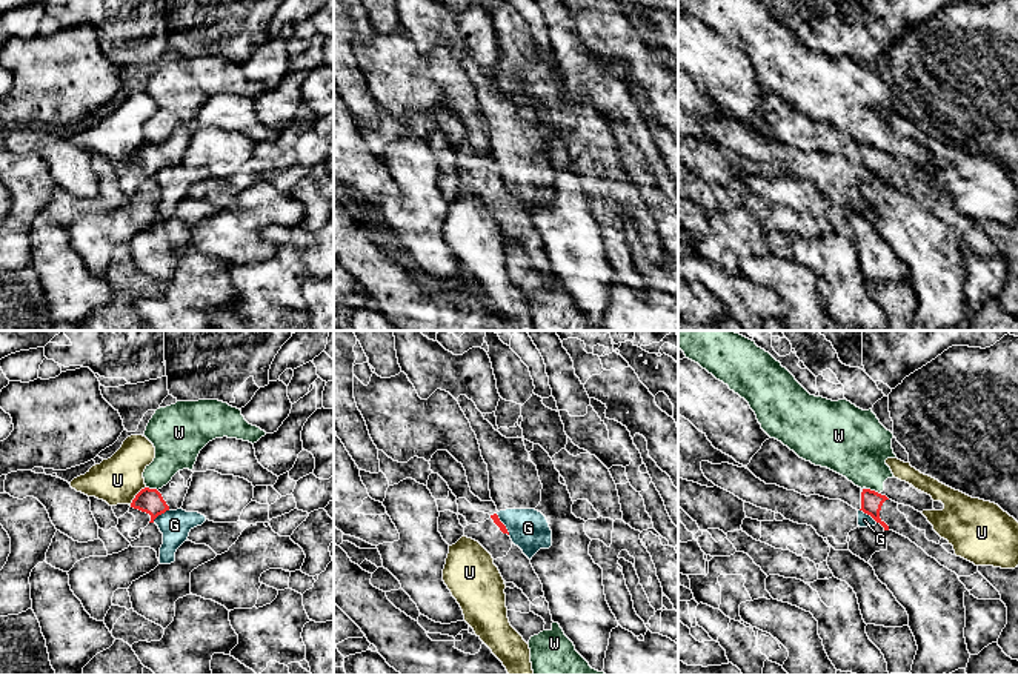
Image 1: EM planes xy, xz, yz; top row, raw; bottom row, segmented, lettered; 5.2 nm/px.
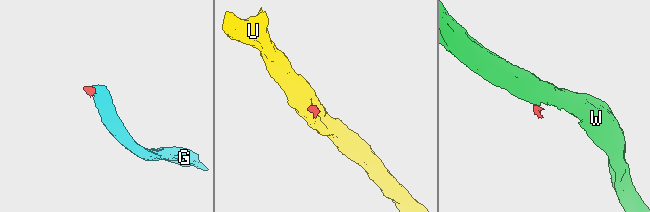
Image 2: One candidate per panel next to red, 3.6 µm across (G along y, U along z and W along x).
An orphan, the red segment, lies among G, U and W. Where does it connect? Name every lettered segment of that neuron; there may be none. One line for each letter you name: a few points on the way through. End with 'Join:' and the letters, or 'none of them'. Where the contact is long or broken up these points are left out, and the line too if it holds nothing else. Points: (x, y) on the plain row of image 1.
Join: none of them

